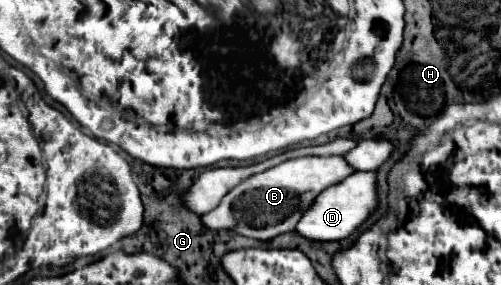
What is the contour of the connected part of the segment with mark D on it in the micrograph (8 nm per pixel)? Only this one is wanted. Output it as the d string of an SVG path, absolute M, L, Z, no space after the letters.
M374 170L368 172L354 172L346 180L326 188L322 196L310 206L310 212L302 216L298 222L296 230L300 236L310 238L310 240L344 240L352 232L356 232L368 218L370 214L378 208L378 190L376 190L378 174Z

